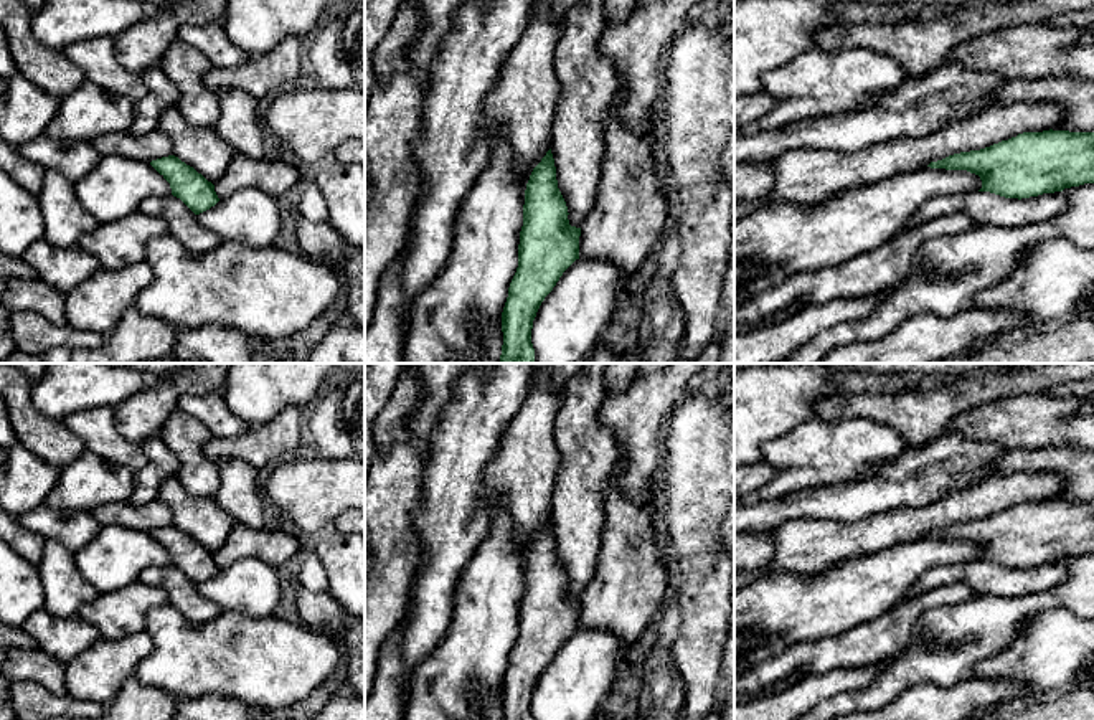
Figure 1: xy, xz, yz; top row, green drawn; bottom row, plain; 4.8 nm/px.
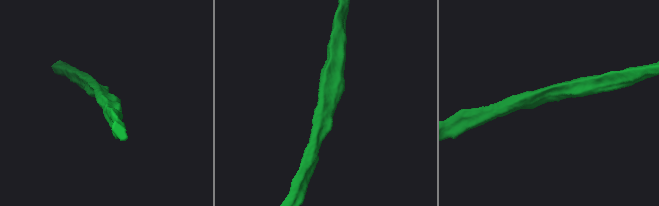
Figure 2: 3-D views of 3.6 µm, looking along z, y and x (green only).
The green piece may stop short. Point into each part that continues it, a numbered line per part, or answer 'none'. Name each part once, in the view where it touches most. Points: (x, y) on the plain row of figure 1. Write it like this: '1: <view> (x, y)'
none

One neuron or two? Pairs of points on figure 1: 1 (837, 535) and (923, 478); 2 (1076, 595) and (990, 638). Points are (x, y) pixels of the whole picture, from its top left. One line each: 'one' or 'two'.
1: two
2: one

